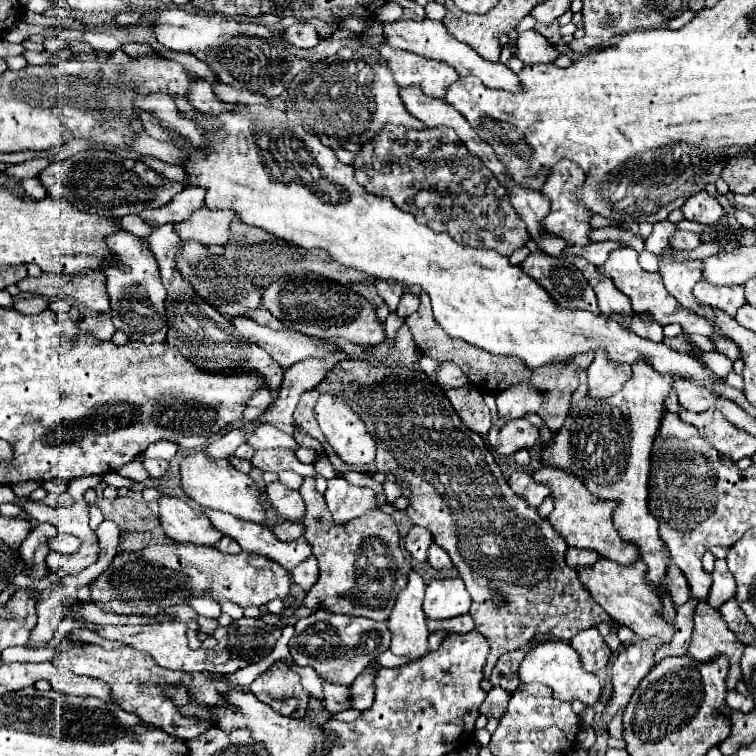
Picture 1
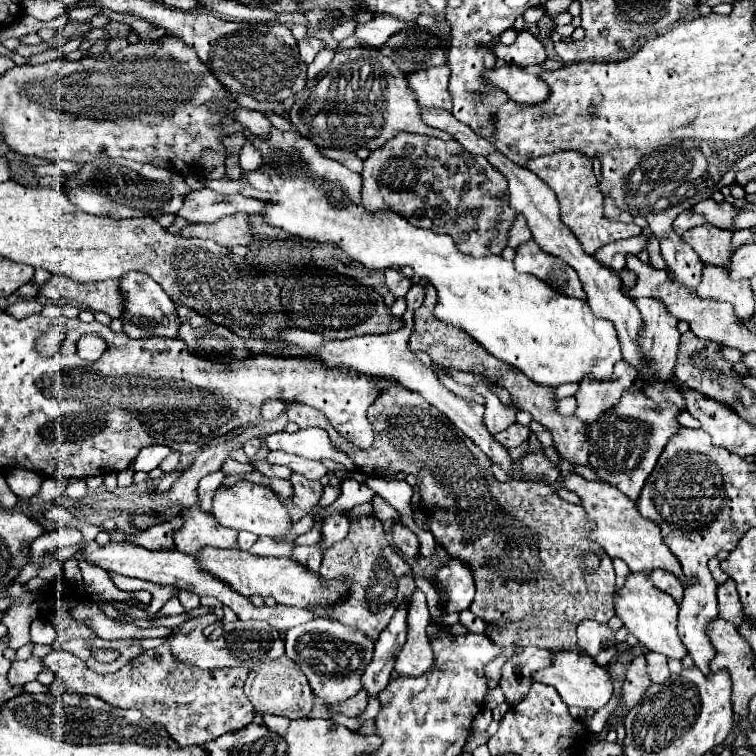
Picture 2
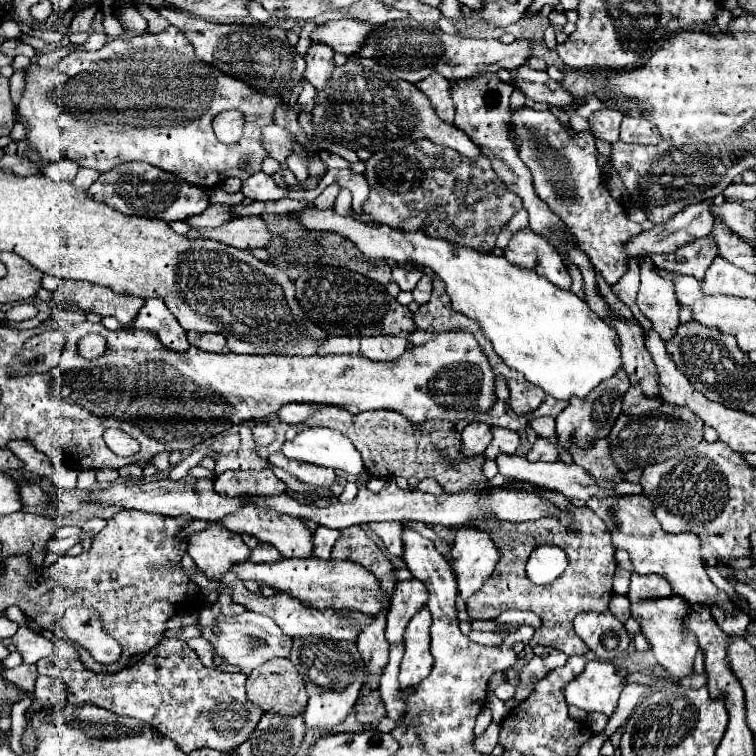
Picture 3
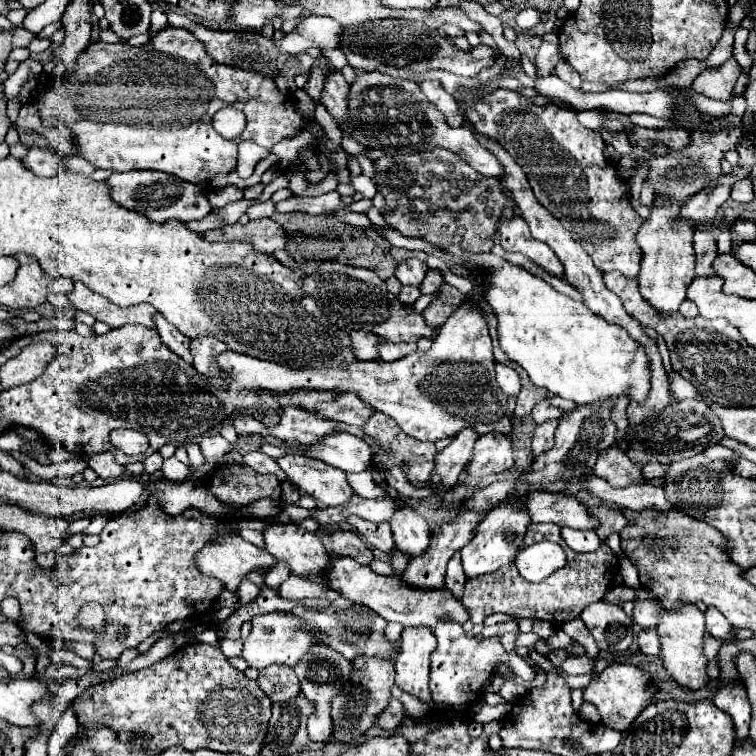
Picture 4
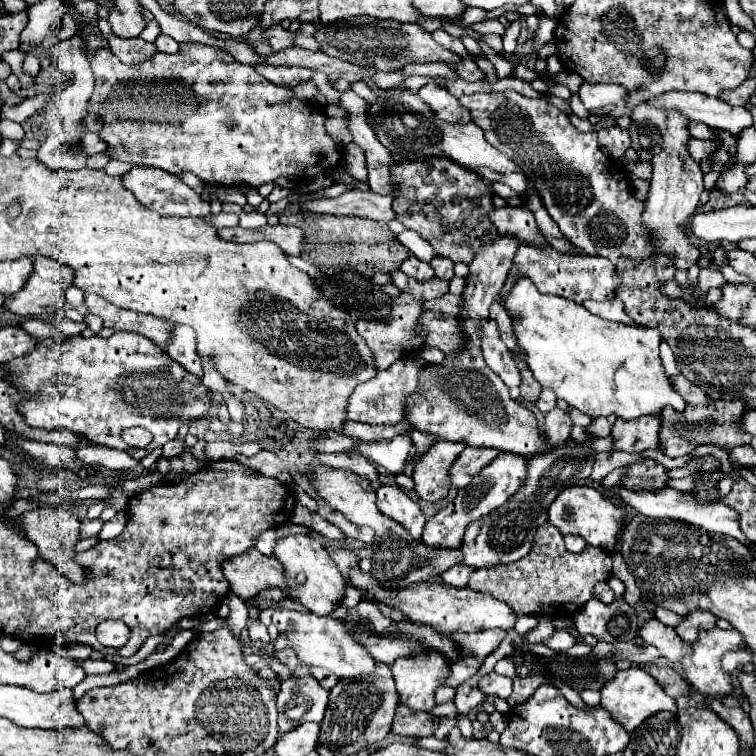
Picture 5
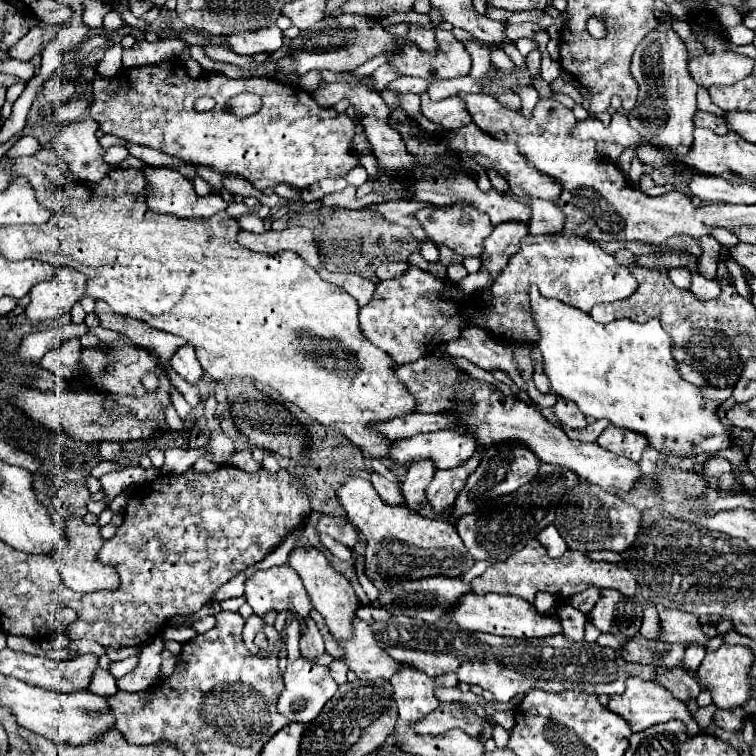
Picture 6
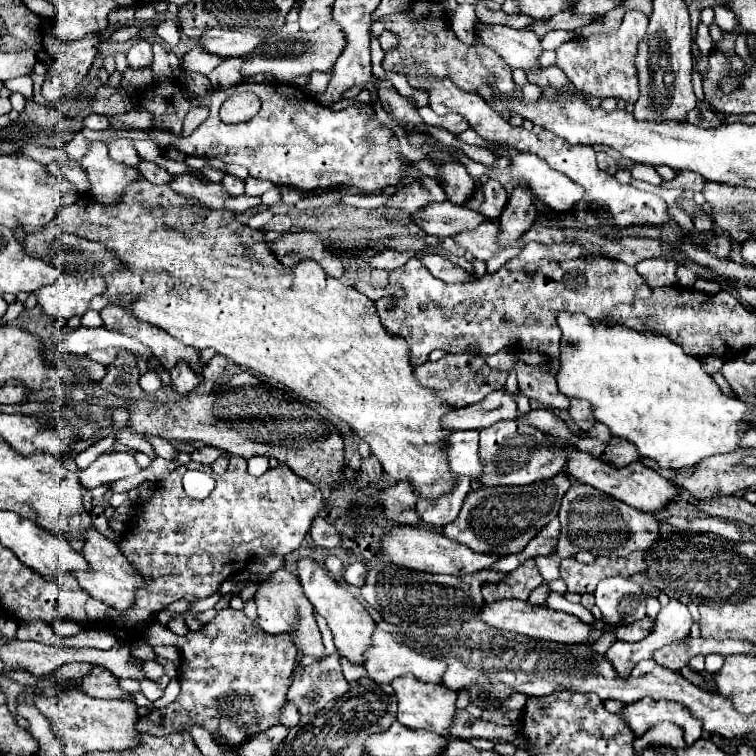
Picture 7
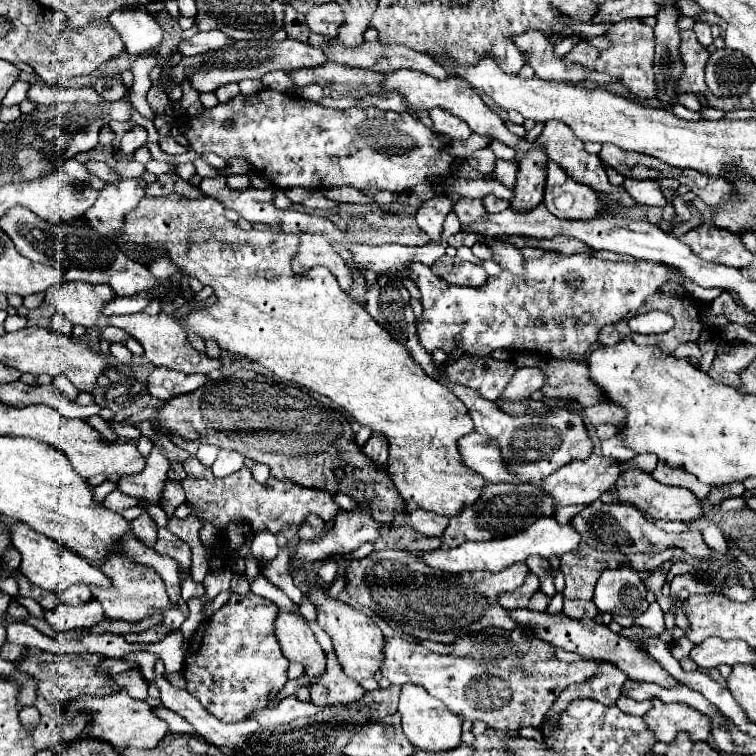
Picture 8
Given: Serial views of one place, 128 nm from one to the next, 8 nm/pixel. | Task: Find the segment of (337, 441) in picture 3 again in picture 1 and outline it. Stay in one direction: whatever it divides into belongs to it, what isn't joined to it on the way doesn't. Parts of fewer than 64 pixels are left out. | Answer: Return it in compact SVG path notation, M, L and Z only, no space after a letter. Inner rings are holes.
M260 424L250 438L246 438L246 444L252 446L254 450L264 450L264 448L290 448L296 450L298 444L292 436L284 434L282 430L274 428L272 424Z

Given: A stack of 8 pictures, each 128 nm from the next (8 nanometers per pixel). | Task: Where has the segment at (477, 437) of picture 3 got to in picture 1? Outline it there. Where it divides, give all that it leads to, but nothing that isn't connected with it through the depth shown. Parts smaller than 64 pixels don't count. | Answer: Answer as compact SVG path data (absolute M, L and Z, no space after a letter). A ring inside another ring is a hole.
M514 384L512 388L506 388L496 394L496 406L498 414L504 420L522 418L526 412L538 412L540 404L544 402L544 394L536 388L528 388L526 384Z

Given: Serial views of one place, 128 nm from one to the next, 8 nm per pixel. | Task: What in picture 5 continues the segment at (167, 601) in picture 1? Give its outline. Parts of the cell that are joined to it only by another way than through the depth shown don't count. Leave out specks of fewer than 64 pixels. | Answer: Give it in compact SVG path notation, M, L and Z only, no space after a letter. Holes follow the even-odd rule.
M358 566L350 570L348 574L348 584L356 590L360 590L364 596L366 594L372 594L374 600L380 604L380 606L386 606L386 608L396 608L400 610L408 620L412 622L418 622L418 624L428 624L432 626L434 630L438 632L444 632L444 634L452 634L452 632L480 632L480 630L488 630L488 628L512 628L514 626L514 614L512 610L492 598L490 594L478 594L470 588L454 588L454 586L448 586L444 582L422 582L422 584L410 584L410 586L404 586L396 592L376 584L376 580L372 580L372 574L370 572L362 572Z

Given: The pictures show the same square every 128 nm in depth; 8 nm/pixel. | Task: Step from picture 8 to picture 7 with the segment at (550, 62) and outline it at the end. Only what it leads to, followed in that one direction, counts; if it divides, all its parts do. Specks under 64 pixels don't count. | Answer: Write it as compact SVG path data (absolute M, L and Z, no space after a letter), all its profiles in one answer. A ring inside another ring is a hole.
M476 22L472 32L482 44L496 50L508 66L536 70L536 58L542 54L542 46L532 30L514 30L510 26Z

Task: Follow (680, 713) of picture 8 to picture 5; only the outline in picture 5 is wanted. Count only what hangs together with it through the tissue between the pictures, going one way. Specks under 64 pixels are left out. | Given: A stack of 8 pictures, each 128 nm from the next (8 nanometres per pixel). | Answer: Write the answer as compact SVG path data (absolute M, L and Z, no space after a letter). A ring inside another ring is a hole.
M628 668L628 670L620 670L616 672L614 680L604 682L604 686L600 688L600 706L604 706L604 710L612 712L614 720L620 720L620 724L624 724L626 732L632 732L634 728L638 728L648 716L668 710L668 712L676 712L676 702L674 698L670 698L664 688L658 684L658 680L654 680L654 676L650 676L646 670L642 668Z

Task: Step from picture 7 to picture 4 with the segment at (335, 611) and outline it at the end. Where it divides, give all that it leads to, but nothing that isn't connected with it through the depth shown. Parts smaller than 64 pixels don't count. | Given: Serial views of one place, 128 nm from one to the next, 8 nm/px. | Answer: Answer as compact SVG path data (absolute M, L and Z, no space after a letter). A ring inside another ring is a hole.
M268 524L262 530L266 550L276 560L286 560L294 576L324 584L322 574L330 556L320 538L300 524Z

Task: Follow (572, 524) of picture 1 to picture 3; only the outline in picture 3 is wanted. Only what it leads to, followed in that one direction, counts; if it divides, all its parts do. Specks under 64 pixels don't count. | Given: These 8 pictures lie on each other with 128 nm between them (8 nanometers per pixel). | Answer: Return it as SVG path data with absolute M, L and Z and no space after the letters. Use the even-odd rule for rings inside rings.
M592 496L592 500L586 502L588 508L592 508L596 514L608 512L608 528L612 534L612 544L614 550L626 550L630 554L630 560L634 564L634 570L638 574L660 574L666 576L666 580L672 584L674 594L690 600L690 602L708 602L708 604L718 604L722 606L726 612L736 614L738 610L748 614L748 606L746 600L736 594L734 598L730 598L728 594L720 592L712 580L708 578L700 554L698 554L698 546L700 540L696 534L692 532L682 532L682 534L668 534L662 530L660 522L652 516L652 502L644 496L608 496L608 498L598 498ZM656 560L656 566L652 566L652 562Z

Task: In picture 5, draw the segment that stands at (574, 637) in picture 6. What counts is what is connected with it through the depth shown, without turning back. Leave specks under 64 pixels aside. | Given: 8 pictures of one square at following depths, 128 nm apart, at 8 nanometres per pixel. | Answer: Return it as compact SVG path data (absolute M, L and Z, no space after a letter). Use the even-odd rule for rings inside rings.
M558 630L558 632L554 632L550 638L542 640L544 646L554 648L554 650L568 650L568 648L574 646L574 642L576 642L576 640L574 640L568 632L564 632L564 630Z

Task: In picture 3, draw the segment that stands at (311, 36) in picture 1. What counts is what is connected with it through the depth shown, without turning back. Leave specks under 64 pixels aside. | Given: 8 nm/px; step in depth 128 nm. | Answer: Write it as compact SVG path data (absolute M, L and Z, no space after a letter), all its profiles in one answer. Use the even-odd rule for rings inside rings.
M310 44L304 60L306 60L306 72L304 78L310 80L316 90L322 90L326 86L326 80L332 76L334 52L328 48L328 44Z

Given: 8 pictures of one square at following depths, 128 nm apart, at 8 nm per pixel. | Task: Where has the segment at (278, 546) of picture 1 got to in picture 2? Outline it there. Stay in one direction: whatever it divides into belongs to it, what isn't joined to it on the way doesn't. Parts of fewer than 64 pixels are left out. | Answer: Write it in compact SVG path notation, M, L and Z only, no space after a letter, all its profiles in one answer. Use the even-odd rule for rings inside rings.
M214 472L206 475L198 484L198 500L200 500L200 510L210 512L212 510L212 494L220 486L225 477L224 472ZM314 526L310 532L298 536L298 538L294 540L294 546L312 546L312 544L316 544L318 540L320 540L320 528Z

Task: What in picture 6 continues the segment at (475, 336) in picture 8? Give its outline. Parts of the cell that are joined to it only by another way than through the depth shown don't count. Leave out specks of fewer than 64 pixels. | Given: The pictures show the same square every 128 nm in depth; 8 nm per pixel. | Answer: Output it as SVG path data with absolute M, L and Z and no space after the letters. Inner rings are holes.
M528 234L522 240L520 252L516 252L512 260L508 260L508 266L502 270L502 274L490 284L494 312L488 314L484 328L504 340L534 344L538 340L538 332L528 306L528 286L532 284L538 286L542 296L572 304L584 312L590 312L596 304L622 300L630 296L638 286L628 268L616 264L610 254L602 252L588 240L576 236L564 238L560 234L554 238ZM410 266L404 276L378 284L374 300L360 308L360 330L364 330L364 336L372 344L388 352L394 364L414 362L428 356L438 344L458 338L466 320L474 324L472 316L464 312L470 304L462 306L462 300L466 296L456 286L444 284L440 278Z

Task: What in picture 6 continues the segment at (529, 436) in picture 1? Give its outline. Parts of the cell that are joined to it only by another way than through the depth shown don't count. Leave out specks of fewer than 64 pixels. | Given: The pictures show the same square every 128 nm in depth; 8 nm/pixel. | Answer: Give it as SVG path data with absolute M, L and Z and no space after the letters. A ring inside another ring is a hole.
M482 448L476 450L476 456L472 456L472 460L466 460L464 464L460 464L460 468L436 472L434 480L426 490L428 500L436 512L444 512L444 508L454 504L458 492L464 488L468 474L472 474L476 470L476 464L480 464L480 456L484 456Z

